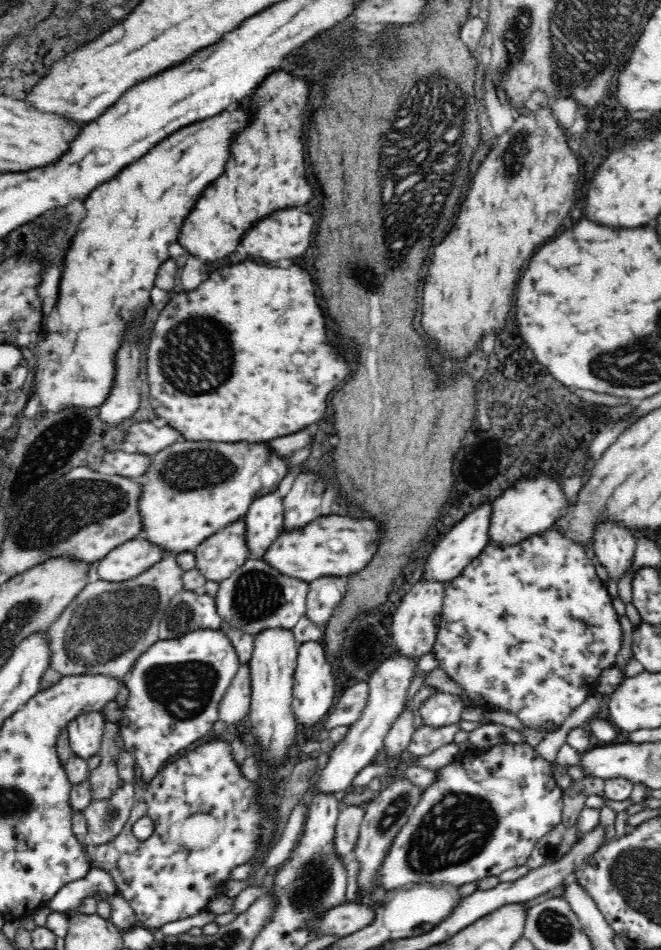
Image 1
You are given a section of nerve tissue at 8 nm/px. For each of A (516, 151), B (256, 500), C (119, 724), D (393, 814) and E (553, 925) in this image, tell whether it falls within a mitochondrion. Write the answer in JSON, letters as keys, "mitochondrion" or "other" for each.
{"A":"mitochondrion","B":"other","C":"other","D":"mitochondrion","E":"mitochondrion"}

